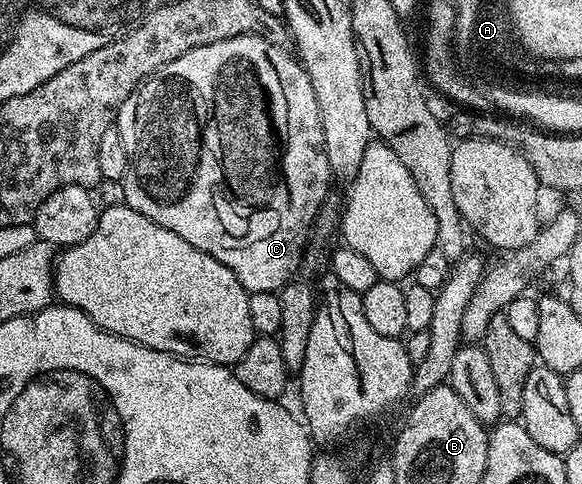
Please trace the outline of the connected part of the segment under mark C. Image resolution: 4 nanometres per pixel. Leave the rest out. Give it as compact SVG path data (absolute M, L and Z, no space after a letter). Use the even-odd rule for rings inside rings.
M241 34L232 40L220 40L204 48L192 48L192 52L184 52L184 56L172 60L172 64L160 68L151 78L141 82L132 96L124 100L116 119L117 128L128 146L133 177L138 177L138 182L142 185L143 194L138 199L133 199L134 209L156 224L168 228L168 232L176 232L180 240L188 240L192 248L200 248L200 252L211 254L220 260L220 264L229 268L250 294L281 291L297 275L294 273L303 265L303 255L314 218L327 200L330 182L332 183L316 92L301 61L293 53L286 53L290 52L274 45L269 37L261 34Z

